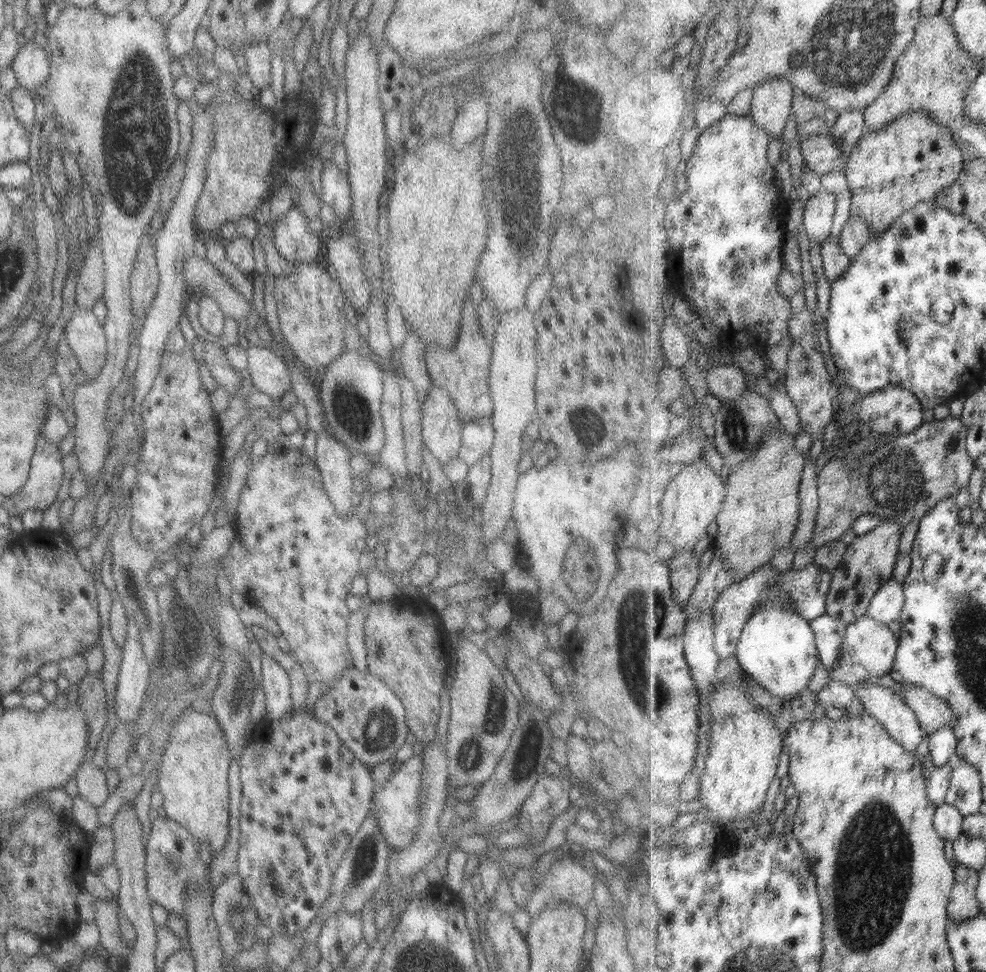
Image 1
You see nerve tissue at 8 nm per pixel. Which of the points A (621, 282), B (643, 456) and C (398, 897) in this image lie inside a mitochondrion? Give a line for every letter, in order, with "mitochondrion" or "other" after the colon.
A: other
B: other
C: other

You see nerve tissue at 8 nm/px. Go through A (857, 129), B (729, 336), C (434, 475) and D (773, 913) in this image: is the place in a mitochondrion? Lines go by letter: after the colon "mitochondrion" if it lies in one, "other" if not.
A: other
B: other
C: other
D: other

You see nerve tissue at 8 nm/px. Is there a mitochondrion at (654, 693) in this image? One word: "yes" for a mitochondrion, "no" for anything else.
yes

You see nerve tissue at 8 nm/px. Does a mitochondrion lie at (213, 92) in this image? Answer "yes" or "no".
no

